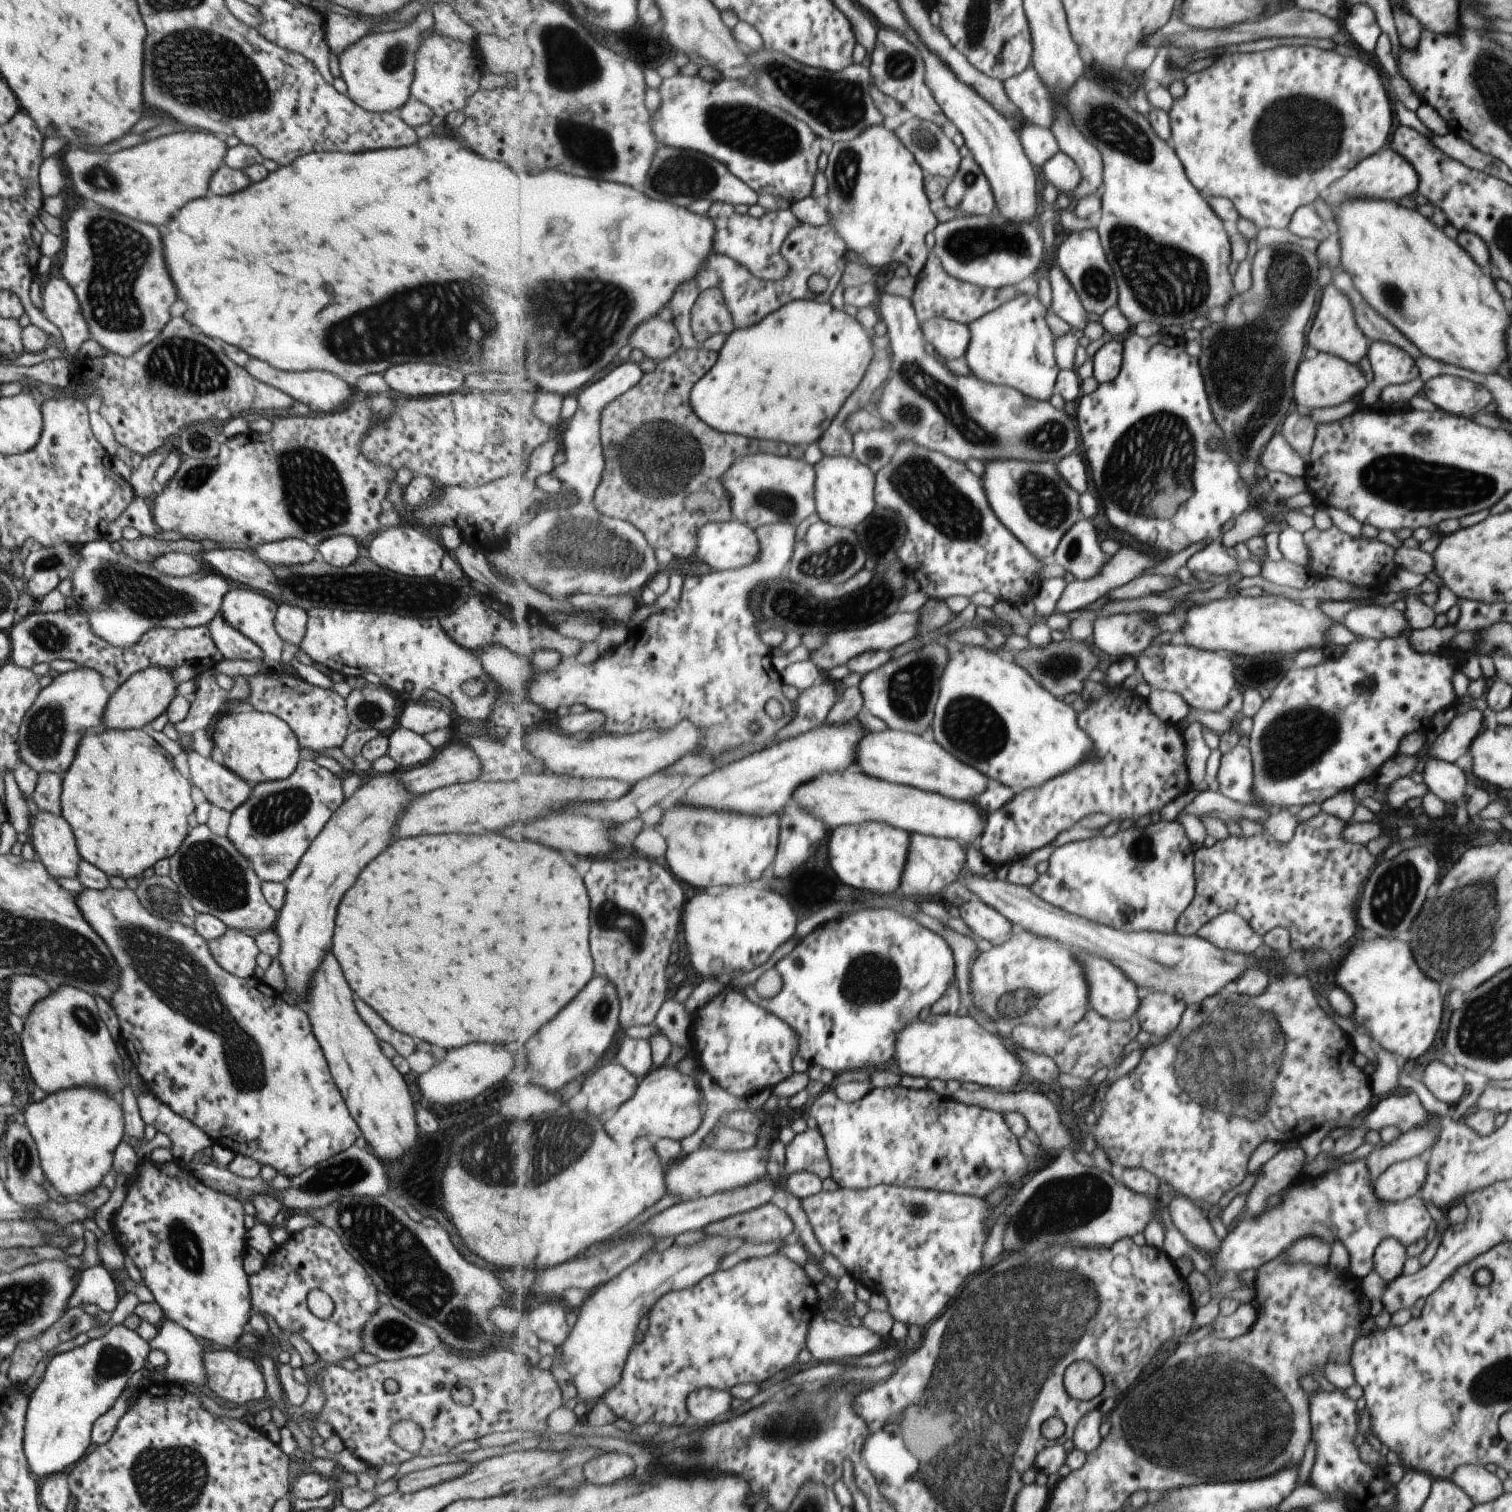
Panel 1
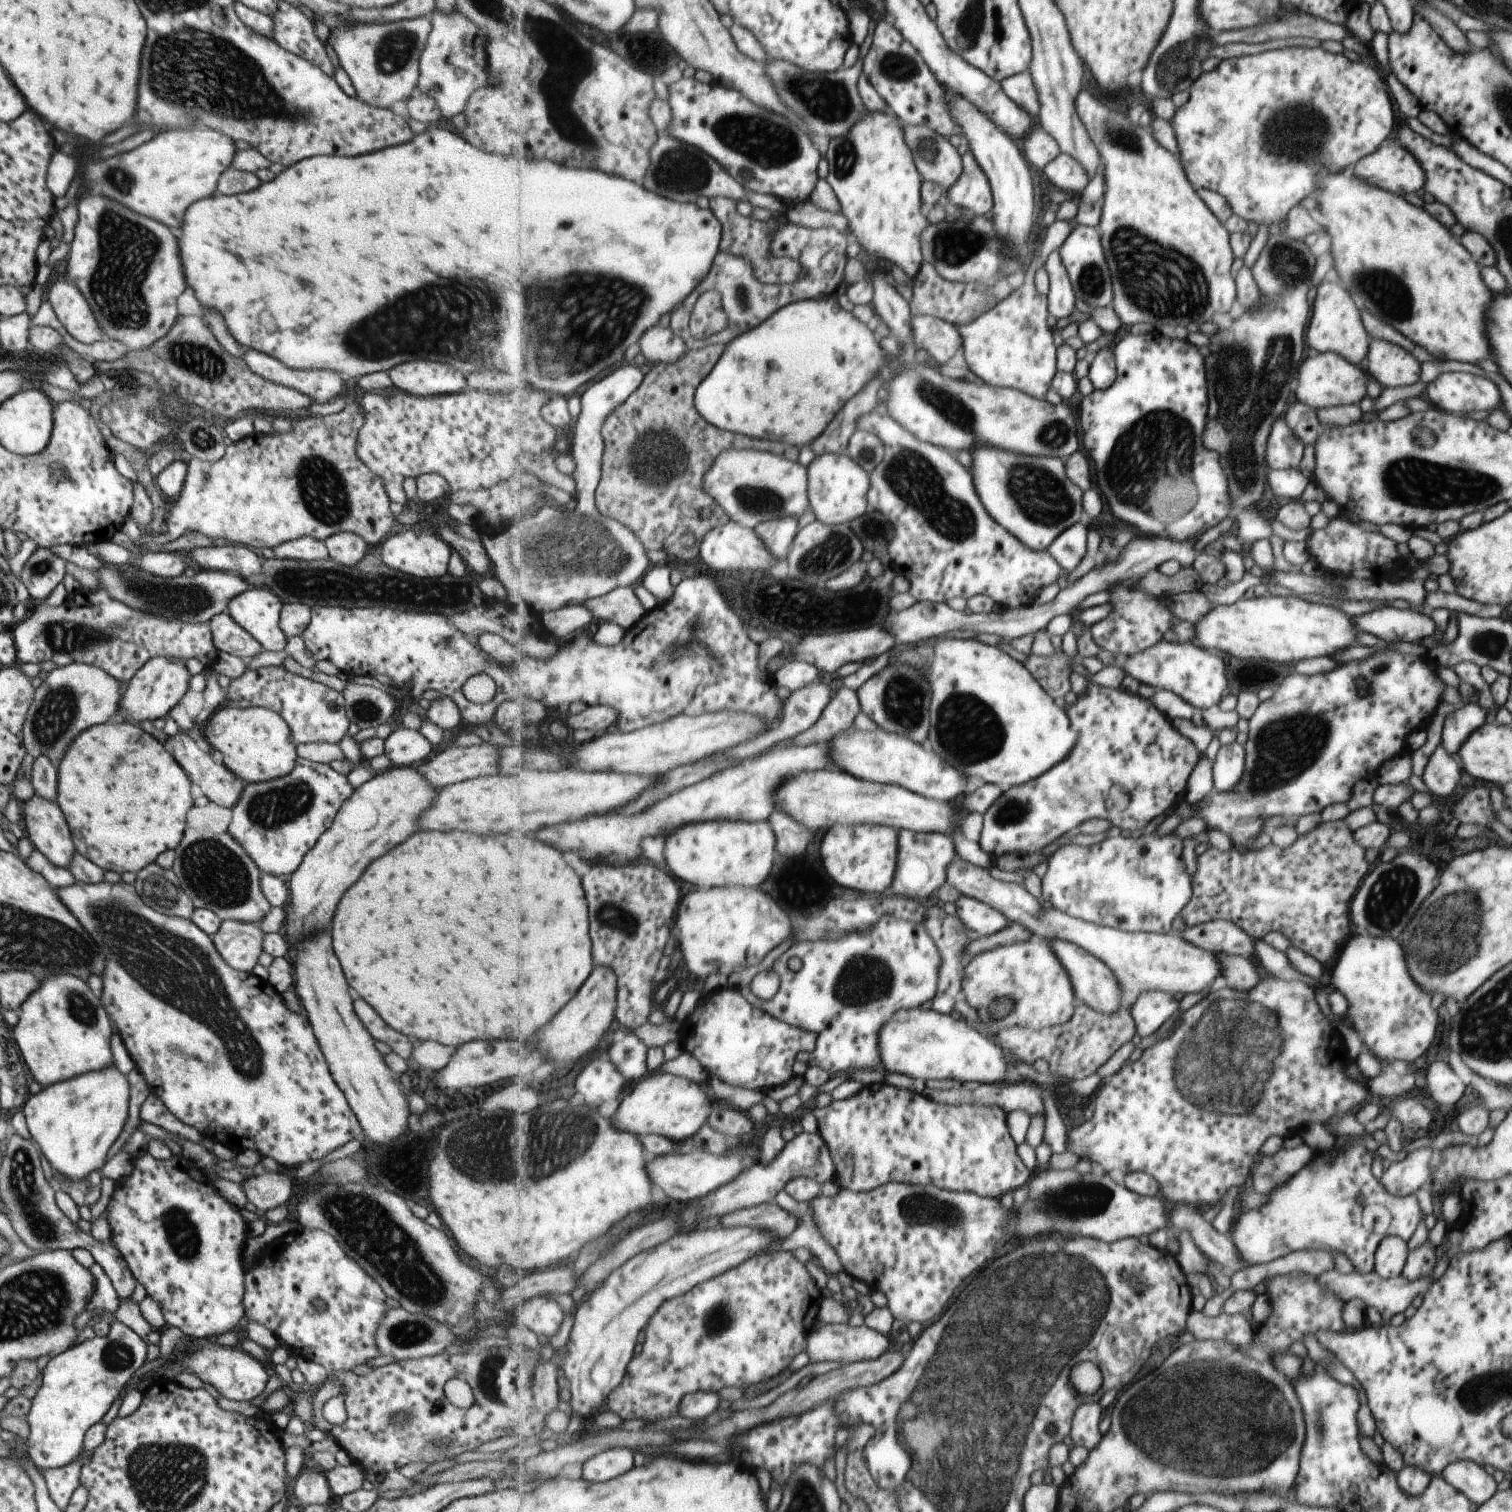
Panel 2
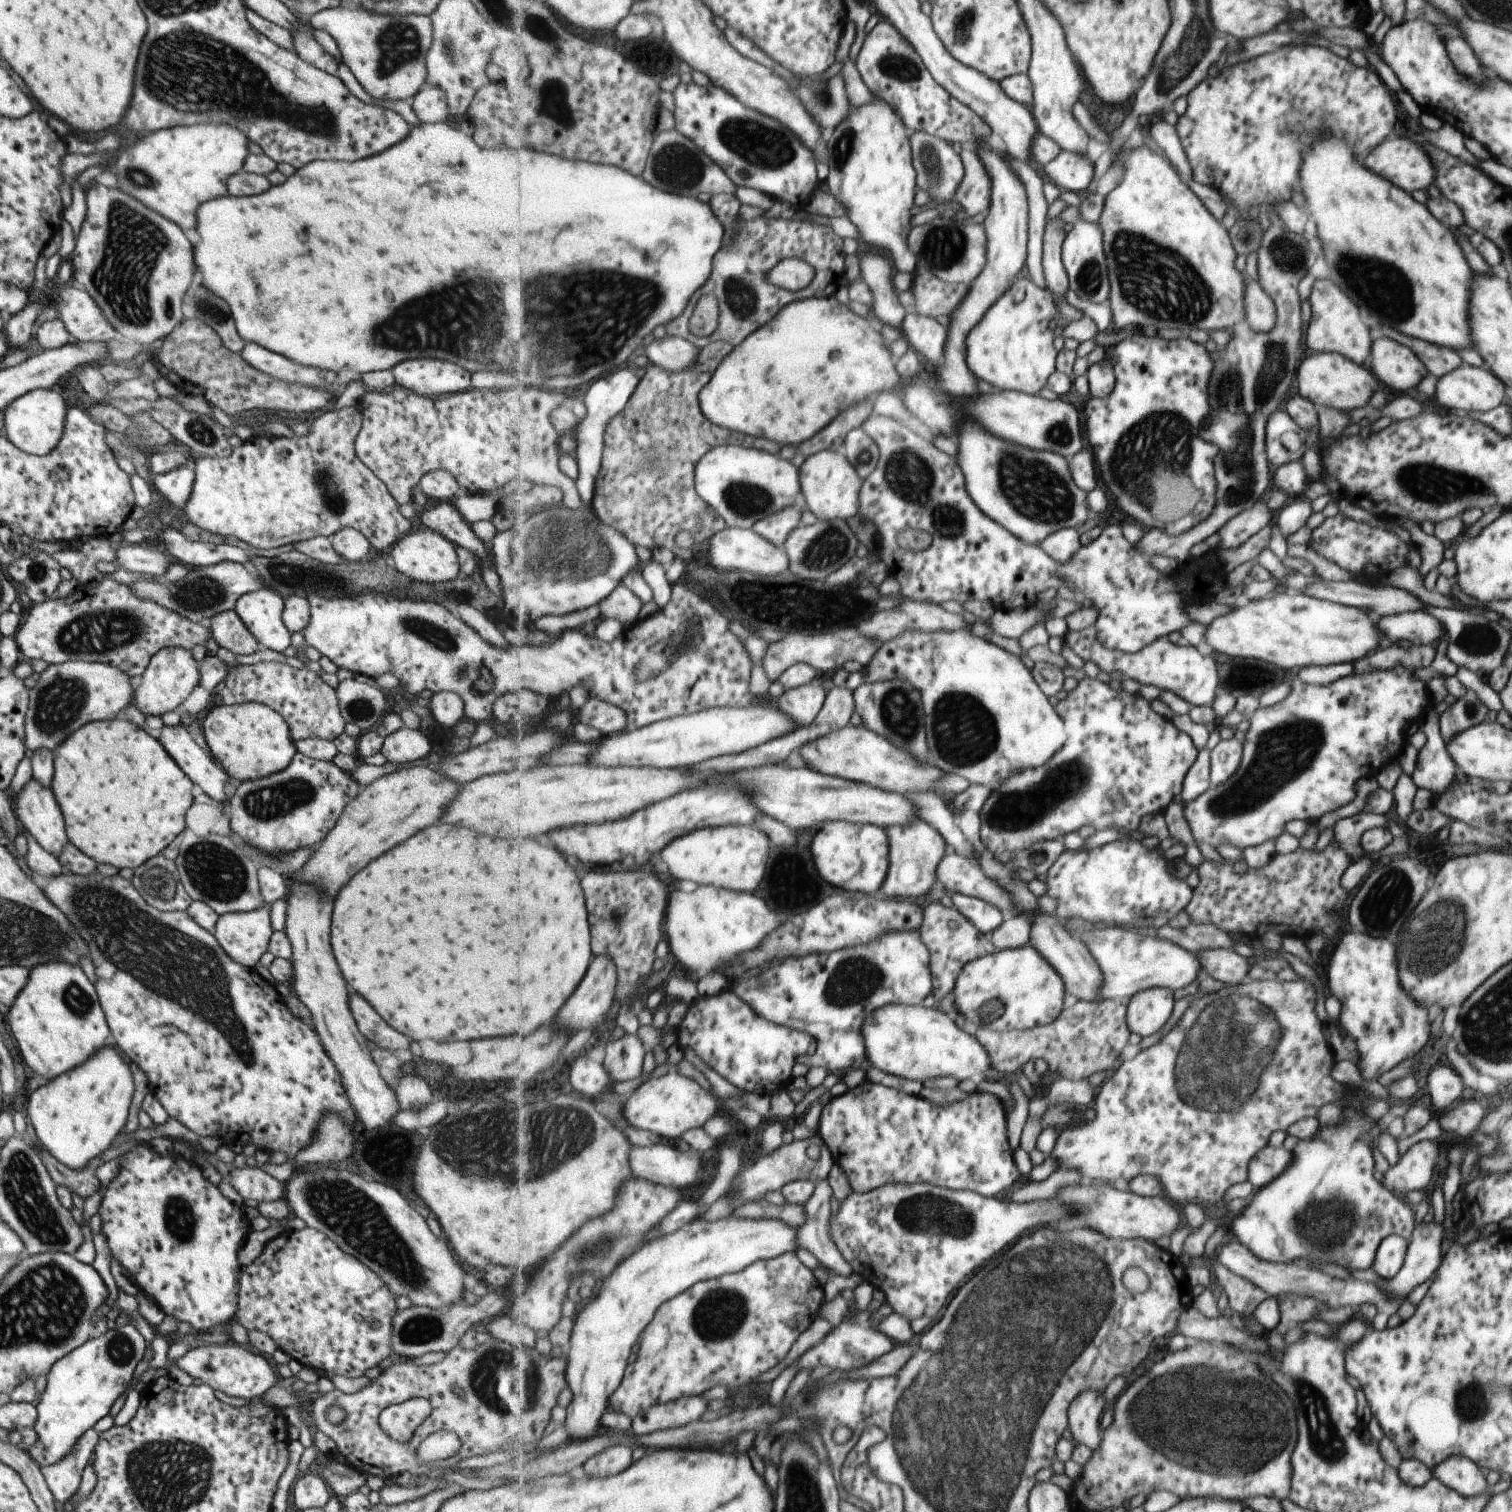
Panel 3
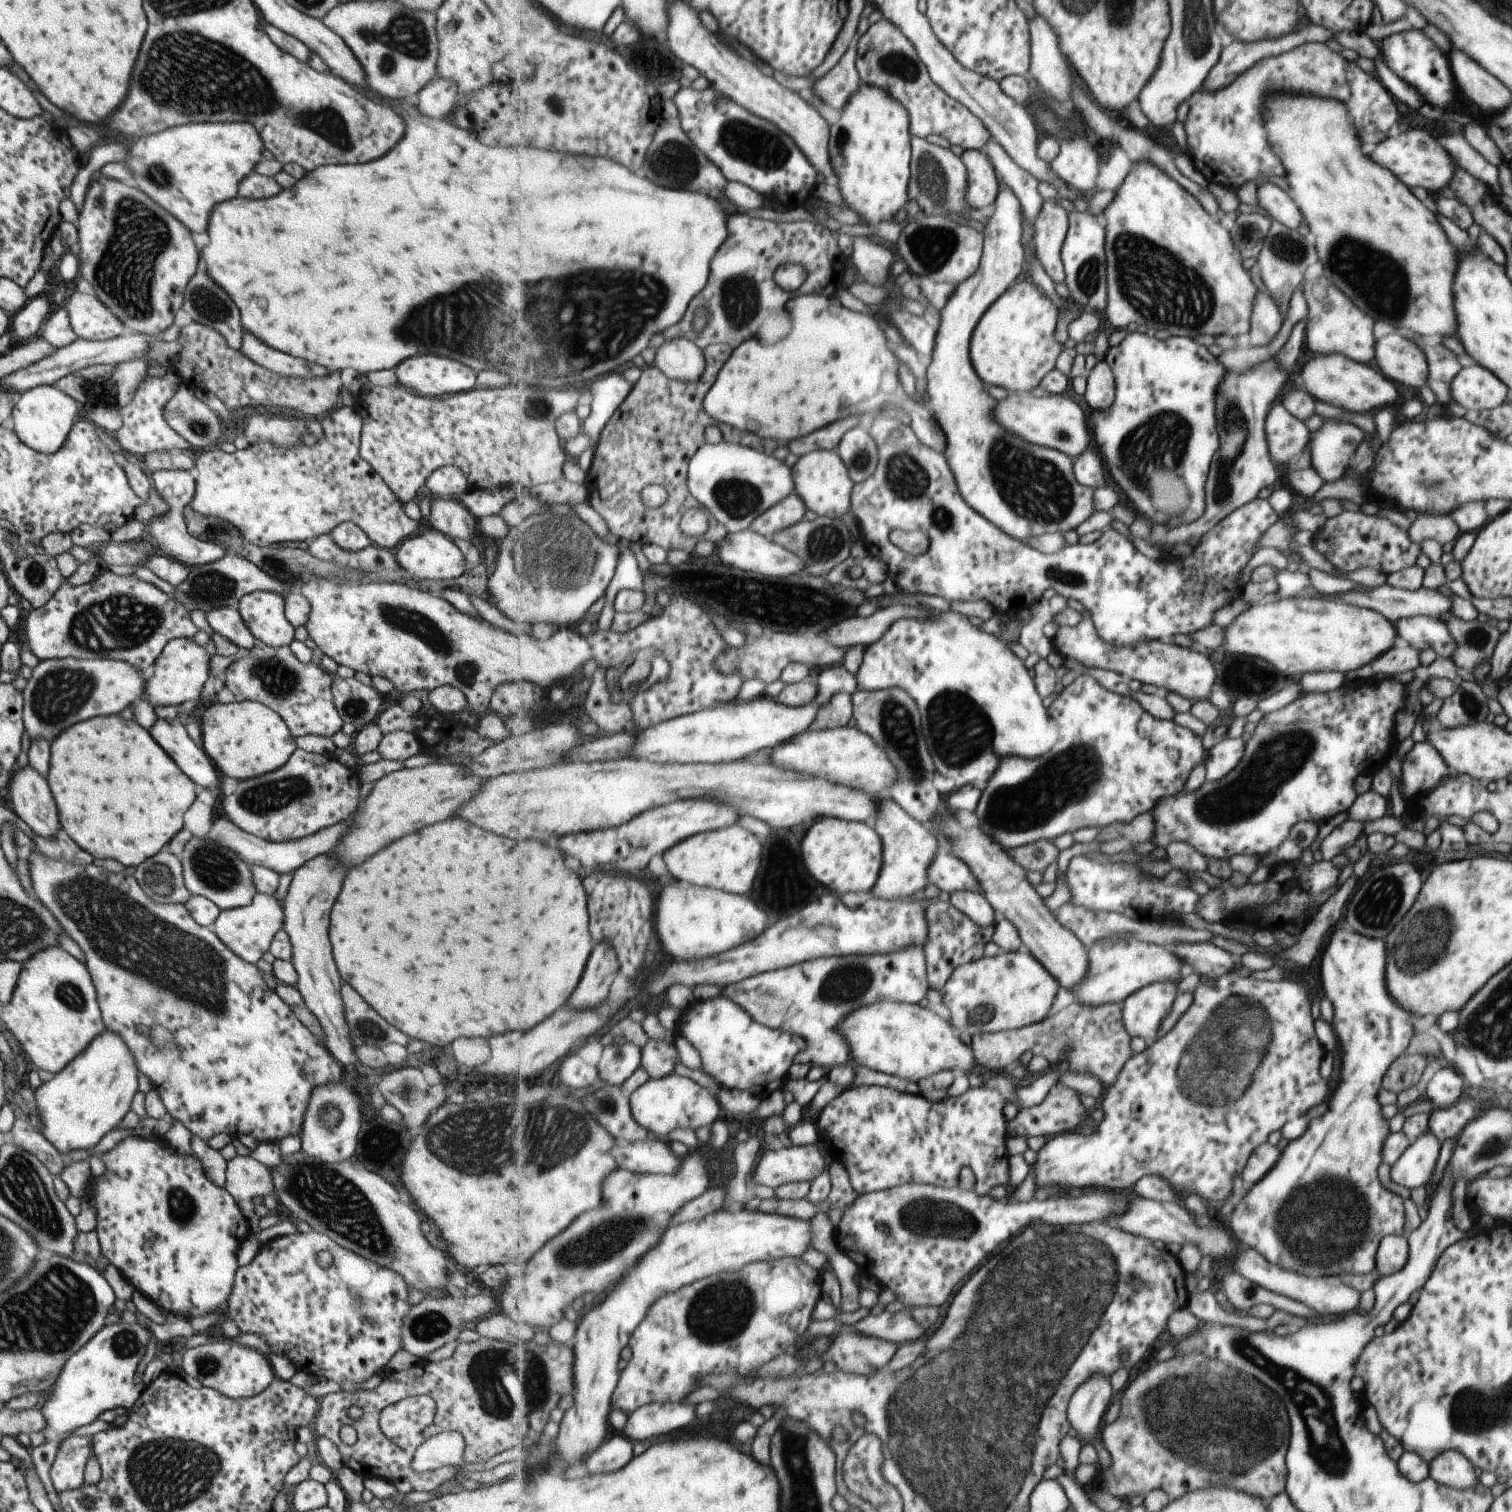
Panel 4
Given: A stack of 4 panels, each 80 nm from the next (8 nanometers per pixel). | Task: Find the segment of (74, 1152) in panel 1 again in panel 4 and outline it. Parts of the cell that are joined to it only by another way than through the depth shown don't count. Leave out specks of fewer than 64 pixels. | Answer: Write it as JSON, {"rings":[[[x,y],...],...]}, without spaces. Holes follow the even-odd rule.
{"rings":[[[103,1029],[99,1036],[93,1037],[90,1044],[55,1073],[51,1080],[41,1083],[34,1090],[34,1100],[31,1103],[40,1116],[40,1126],[37,1131],[56,1148],[57,1152],[95,1146],[100,1138],[112,1130],[129,1111],[131,1098],[137,1091],[137,1070],[135,1059],[125,1041],[122,1041],[117,1033]]]}

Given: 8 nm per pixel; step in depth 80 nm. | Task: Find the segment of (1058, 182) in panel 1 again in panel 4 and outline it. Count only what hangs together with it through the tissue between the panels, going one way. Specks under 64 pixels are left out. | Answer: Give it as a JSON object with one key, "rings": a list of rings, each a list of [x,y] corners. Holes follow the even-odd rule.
{"rings":[[[1081,136],[1060,141],[1060,153],[1050,162],[1051,168],[1071,186],[1081,192],[1096,188],[1103,162],[1093,146]]]}

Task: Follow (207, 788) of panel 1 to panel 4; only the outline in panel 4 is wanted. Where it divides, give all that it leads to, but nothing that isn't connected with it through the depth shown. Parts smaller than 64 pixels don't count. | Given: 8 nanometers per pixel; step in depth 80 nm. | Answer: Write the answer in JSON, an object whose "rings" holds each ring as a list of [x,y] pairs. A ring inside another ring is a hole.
{"rings":[[[175,717],[168,721],[161,718],[155,719],[147,732],[197,787],[218,788],[216,770],[210,758],[195,746],[186,730]]]}

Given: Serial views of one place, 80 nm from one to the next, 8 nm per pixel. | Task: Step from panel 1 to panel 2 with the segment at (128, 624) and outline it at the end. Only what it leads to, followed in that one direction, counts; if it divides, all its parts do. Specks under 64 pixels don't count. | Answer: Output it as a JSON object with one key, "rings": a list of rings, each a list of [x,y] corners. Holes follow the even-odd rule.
{"rings":[[[105,564],[107,568],[93,571],[99,575],[98,589],[103,587],[111,598],[124,602],[132,609],[189,624],[209,622],[217,613],[225,612],[231,598],[253,588],[237,571],[232,570],[201,569],[193,576],[160,578],[131,564],[128,568],[121,567],[123,570],[116,570],[114,565]]]}

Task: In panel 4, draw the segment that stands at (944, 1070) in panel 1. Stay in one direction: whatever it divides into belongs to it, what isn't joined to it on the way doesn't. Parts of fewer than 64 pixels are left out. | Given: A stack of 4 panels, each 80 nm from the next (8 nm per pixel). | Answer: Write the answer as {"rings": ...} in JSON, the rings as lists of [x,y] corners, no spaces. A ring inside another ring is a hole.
{"rings":[[[877,1001],[873,1005],[865,1005],[863,1008],[855,1009],[846,1018],[845,1025],[838,1026],[838,1032],[850,1043],[854,1055],[853,1060],[857,1064],[916,1083],[947,1069],[957,1075],[966,1074],[968,1076],[969,1070],[975,1066],[975,1062],[978,1063],[978,1059],[974,1057],[973,1046],[971,1044],[965,1046],[959,1040],[953,1023],[918,1003]]]}

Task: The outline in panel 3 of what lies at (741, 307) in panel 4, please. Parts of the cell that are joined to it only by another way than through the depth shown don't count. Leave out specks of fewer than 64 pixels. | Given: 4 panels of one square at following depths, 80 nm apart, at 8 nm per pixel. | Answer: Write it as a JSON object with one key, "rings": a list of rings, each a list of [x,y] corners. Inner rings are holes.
{"rings":[[[739,217],[740,234],[734,241],[726,242],[714,258],[714,269],[710,280],[691,297],[686,312],[665,326],[666,334],[683,337],[696,344],[700,349],[706,347],[709,338],[697,338],[689,330],[689,320],[693,316],[701,298],[714,294],[721,302],[721,328],[725,328],[725,343],[731,342],[734,347],[739,346],[746,338],[765,324],[769,324],[781,308],[787,304],[811,297],[829,297],[837,292],[841,286],[848,286],[846,278],[846,252],[844,238],[833,232],[829,225],[818,225],[809,221],[792,219],[757,217],[744,220]],[[785,258],[799,258],[811,265],[815,272],[813,282],[800,291],[790,291],[771,284],[767,274]]]}

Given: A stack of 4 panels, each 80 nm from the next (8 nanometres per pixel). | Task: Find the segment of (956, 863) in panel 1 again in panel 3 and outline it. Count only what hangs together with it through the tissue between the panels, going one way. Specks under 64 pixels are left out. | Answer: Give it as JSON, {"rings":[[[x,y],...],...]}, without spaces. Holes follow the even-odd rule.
{"rings":[[[915,819],[906,825],[891,825],[886,828],[890,838],[890,869],[880,892],[888,897],[914,899],[929,894],[937,883],[939,863],[946,856],[947,842],[943,835],[923,819]]]}

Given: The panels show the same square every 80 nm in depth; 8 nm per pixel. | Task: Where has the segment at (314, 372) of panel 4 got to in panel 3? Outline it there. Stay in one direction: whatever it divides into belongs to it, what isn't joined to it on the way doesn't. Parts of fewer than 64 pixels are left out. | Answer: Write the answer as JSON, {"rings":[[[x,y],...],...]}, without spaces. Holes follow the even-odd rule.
{"rings":[[[254,342],[244,343],[239,353],[241,358],[253,368],[283,382],[327,389],[335,378],[333,371],[316,369],[293,362],[283,355],[271,352]]]}

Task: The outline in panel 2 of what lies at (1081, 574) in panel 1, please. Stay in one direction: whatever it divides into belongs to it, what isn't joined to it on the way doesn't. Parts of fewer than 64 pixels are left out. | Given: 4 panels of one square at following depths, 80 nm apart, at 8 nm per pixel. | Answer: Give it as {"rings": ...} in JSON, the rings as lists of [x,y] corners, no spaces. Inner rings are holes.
{"rings":[[[1087,522],[1077,523],[1064,530],[1048,550],[1059,565],[1069,573],[1081,564],[1083,556],[1087,554],[1087,531],[1089,531]]]}

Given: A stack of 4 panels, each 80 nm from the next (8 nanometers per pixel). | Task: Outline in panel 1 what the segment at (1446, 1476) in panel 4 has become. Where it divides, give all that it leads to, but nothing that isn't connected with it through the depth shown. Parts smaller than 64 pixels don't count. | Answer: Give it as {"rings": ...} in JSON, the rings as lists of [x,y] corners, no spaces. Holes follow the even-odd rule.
{"rings":[[[1469,1464],[1459,1466],[1449,1480],[1455,1482],[1455,1486],[1461,1487],[1473,1500],[1473,1504],[1495,1500],[1497,1496],[1503,1494],[1501,1480],[1481,1466]]]}

